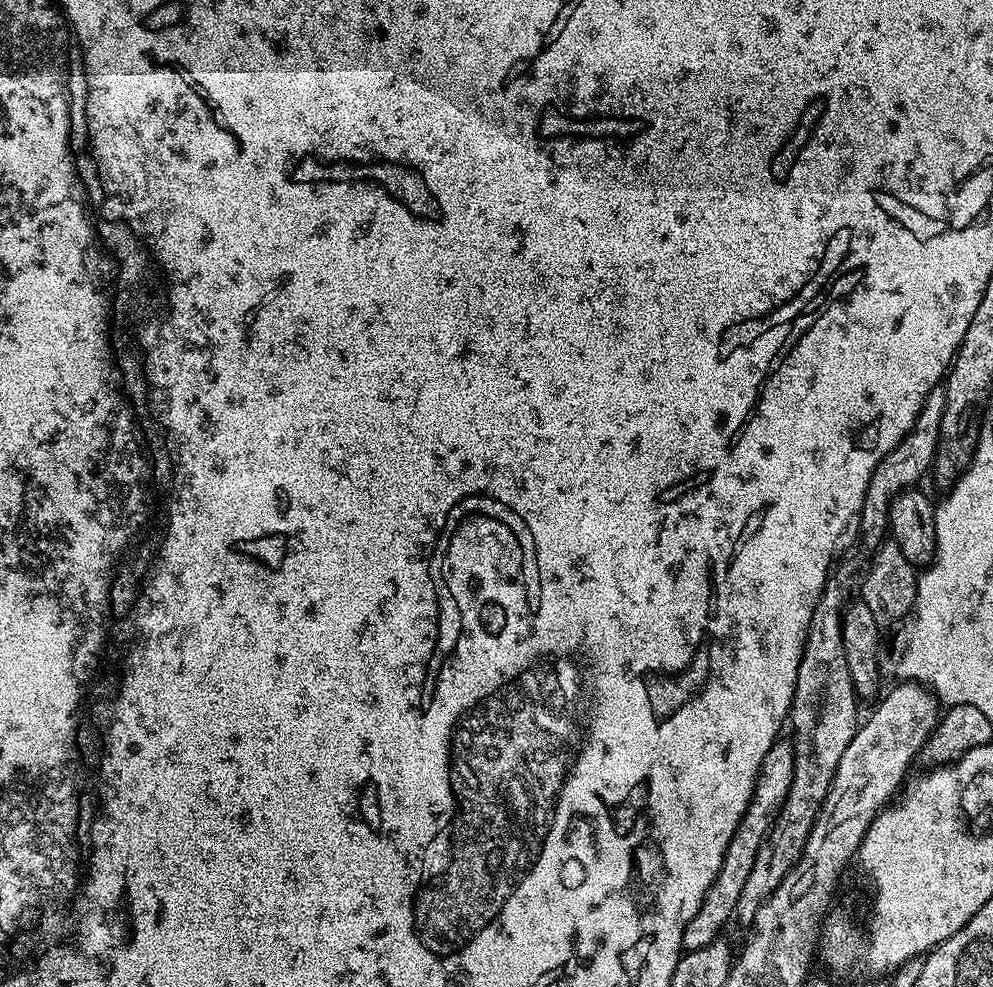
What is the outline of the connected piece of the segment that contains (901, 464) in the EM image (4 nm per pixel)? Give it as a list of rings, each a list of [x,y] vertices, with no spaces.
[[[938,386],[934,390],[930,390],[930,394],[926,394],[926,402],[922,402],[922,410],[918,410],[918,418],[912,429],[905,434],[902,442],[898,442],[898,446],[894,446],[894,450],[890,450],[890,454],[886,454],[886,458],[882,458],[882,462],[878,462],[874,477],[874,490],[882,495],[879,498],[871,497],[869,499],[869,508],[863,517],[865,520],[860,526],[860,548],[864,552],[868,552],[867,554],[876,553],[889,535],[888,513],[892,505],[892,497],[919,485],[921,483],[919,480],[927,472],[929,475],[930,469],[937,463],[938,453],[942,448],[940,434],[942,414],[946,410],[947,401],[943,387]]]

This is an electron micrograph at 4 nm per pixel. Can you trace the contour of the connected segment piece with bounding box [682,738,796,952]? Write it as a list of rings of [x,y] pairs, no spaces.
[[[780,738],[774,746],[770,746],[756,779],[756,789],[752,791],[750,802],[738,822],[738,830],[734,830],[734,838],[730,838],[730,846],[726,846],[722,870],[718,870],[718,878],[710,886],[698,914],[690,918],[682,934],[684,952],[702,950],[702,946],[710,946],[710,942],[714,942],[723,933],[720,931],[723,930],[724,923],[736,916],[736,903],[742,894],[742,886],[746,886],[746,878],[750,878],[750,870],[754,870],[754,858],[758,858],[760,843],[768,837],[772,823],[786,802],[786,794],[794,778],[795,757],[791,739]]]

